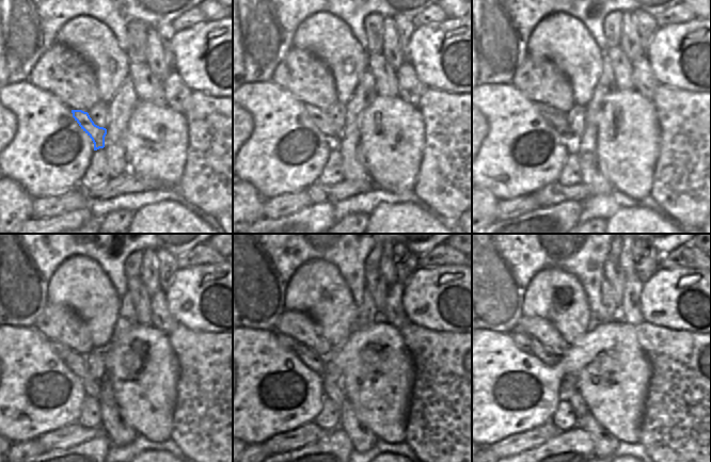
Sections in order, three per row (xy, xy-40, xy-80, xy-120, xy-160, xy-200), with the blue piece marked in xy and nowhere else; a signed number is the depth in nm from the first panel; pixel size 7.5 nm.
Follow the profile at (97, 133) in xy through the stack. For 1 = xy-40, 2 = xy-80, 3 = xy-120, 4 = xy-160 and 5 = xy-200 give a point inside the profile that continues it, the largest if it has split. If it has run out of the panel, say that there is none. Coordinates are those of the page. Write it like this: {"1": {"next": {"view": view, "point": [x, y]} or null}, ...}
{"1": {"next": {"view": "xy-40", "point": [320, 118]}}, "2": {"next": {"view": "xy-80", "point": [556, 118]}}, "3": {"next": {"view": "xy-120", "point": [77, 363]}}, "4": {"next": {"view": "xy-160", "point": [315, 362]}}, "5": {"next": {"view": "xy-200", "point": [542, 353]}}}

